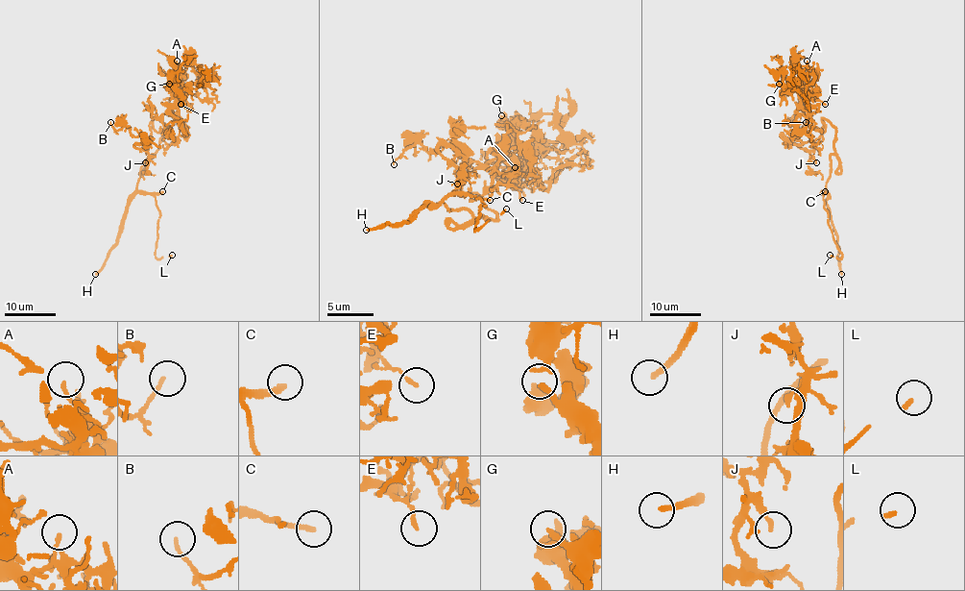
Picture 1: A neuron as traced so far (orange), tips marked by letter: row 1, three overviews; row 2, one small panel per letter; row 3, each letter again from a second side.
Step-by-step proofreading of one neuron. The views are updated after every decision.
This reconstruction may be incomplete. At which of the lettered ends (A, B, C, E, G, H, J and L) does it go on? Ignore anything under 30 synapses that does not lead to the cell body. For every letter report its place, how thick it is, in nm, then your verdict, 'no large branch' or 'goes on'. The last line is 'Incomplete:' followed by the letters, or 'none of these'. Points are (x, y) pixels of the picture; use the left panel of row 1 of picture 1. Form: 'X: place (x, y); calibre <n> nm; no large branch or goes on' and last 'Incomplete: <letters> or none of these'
A: place (177, 61); calibre 150 nm; no large branch
B: place (110, 122); calibre 130 nm; no large branch
C: place (162, 191); calibre 240 nm; goes on
E: place (180, 104); calibre 140 nm; no large branch
G: place (169, 84); calibre 220 nm; no large branch
H: place (95, 274); calibre 200 nm; goes on
J: place (145, 162); calibre 160 nm; no large branch
L: place (172, 255); calibre 160 nm; goes on
Incomplete: C, H, L

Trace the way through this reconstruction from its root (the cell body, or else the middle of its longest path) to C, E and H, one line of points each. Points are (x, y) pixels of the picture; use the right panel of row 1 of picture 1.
C: (835, 130), (835, 152), (830, 157), (830, 174), (822, 193), (825, 191)
E: (835, 130), (824, 118), (822, 133), (810, 129), (808, 111), (802, 102), (807, 102), (812, 95), (825, 104)
H: (835, 130), (835, 152), (830, 157), (826, 204), (836, 235), (837, 265), (841, 274)

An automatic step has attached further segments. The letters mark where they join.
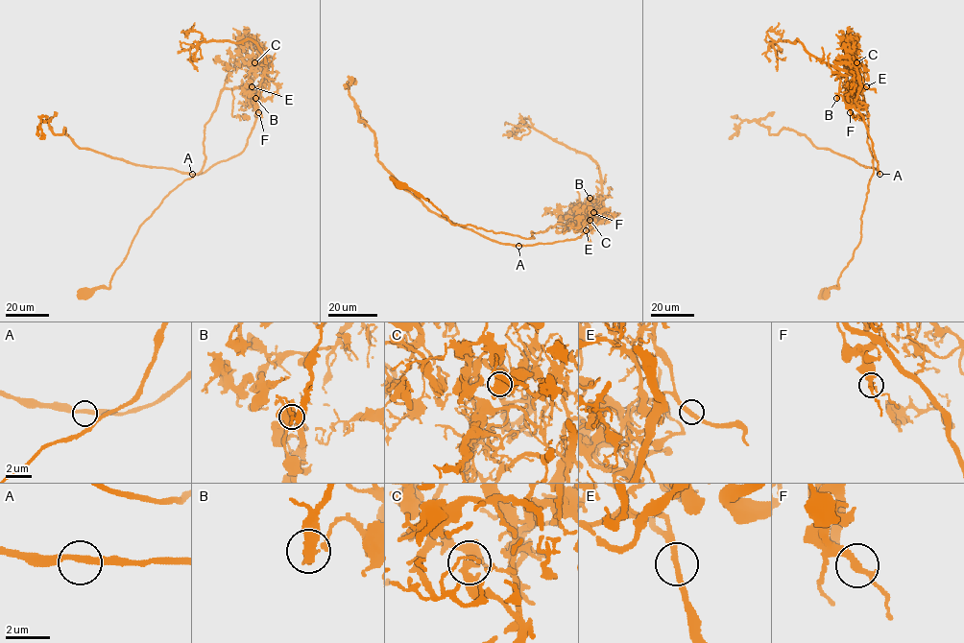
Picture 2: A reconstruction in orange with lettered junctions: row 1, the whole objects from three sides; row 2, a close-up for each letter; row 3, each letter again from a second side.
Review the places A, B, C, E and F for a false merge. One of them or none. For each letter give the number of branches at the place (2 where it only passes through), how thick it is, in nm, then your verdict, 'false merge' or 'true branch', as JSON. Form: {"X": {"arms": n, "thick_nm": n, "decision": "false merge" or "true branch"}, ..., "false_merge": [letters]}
{"A": {"arms": 2, "thick_nm": 320, "decision": "true branch"}, "B": {"arms": 2, "thick_nm": 280, "decision": "false merge"}, "C": {"arms": 2, "thick_nm": 320, "decision": "true branch"}, "E": {"arms": 2, "thick_nm": 280, "decision": "true branch"}, "F": {"arms": 2, "thick_nm": 320, "decision": "true branch"}, "false_merge": ["B"]}

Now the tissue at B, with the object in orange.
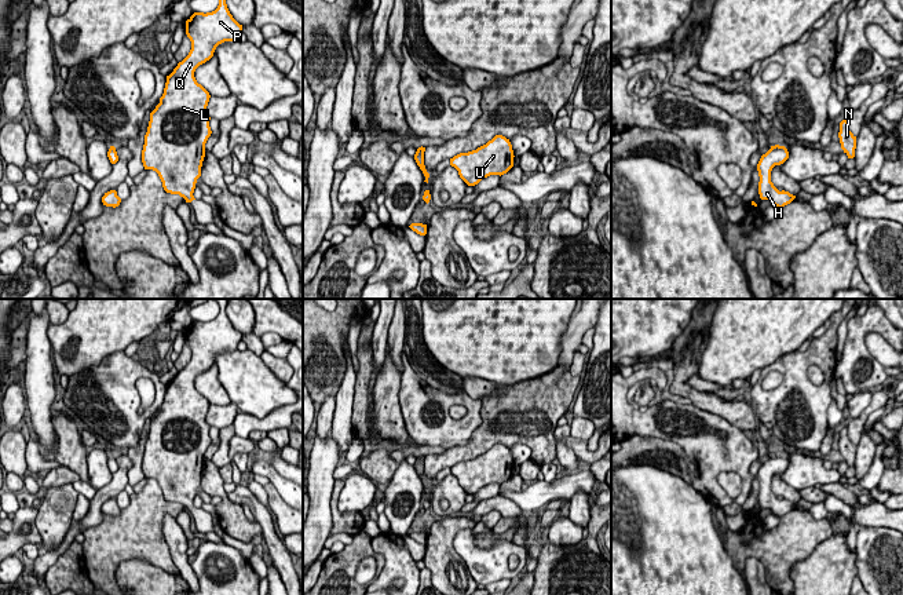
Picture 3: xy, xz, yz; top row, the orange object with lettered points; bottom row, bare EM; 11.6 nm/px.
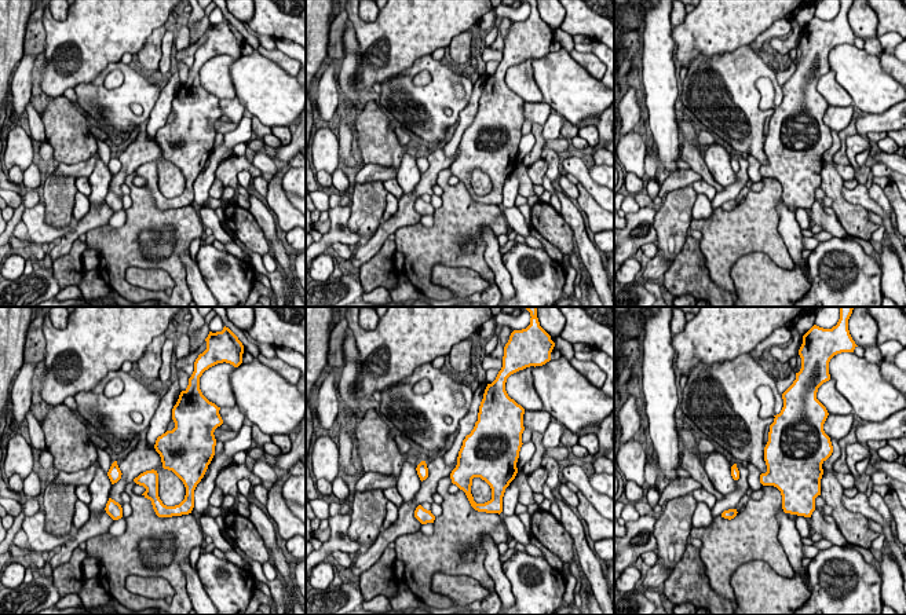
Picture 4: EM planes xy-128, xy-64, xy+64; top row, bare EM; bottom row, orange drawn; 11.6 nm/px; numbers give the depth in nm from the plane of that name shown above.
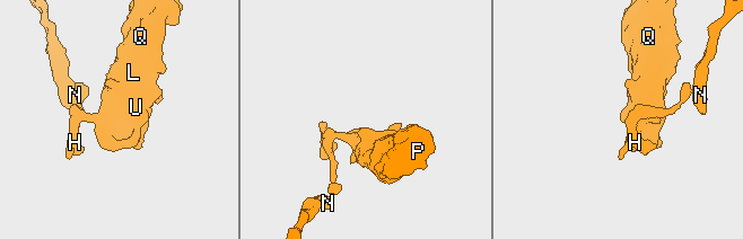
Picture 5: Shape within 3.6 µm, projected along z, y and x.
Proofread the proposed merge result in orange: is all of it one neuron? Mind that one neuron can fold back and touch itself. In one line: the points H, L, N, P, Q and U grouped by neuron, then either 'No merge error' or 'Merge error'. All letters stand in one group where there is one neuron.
Groups: H L P Q U / N. Merge error

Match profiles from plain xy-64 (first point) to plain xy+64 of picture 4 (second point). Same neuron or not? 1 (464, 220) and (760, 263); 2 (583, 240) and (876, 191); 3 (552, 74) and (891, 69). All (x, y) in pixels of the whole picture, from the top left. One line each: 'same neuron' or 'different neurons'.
1: different neurons
2: different neurons
3: different neurons

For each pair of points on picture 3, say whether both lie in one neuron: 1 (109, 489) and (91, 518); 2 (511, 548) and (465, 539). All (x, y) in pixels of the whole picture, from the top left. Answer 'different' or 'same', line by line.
1: same
2: same

